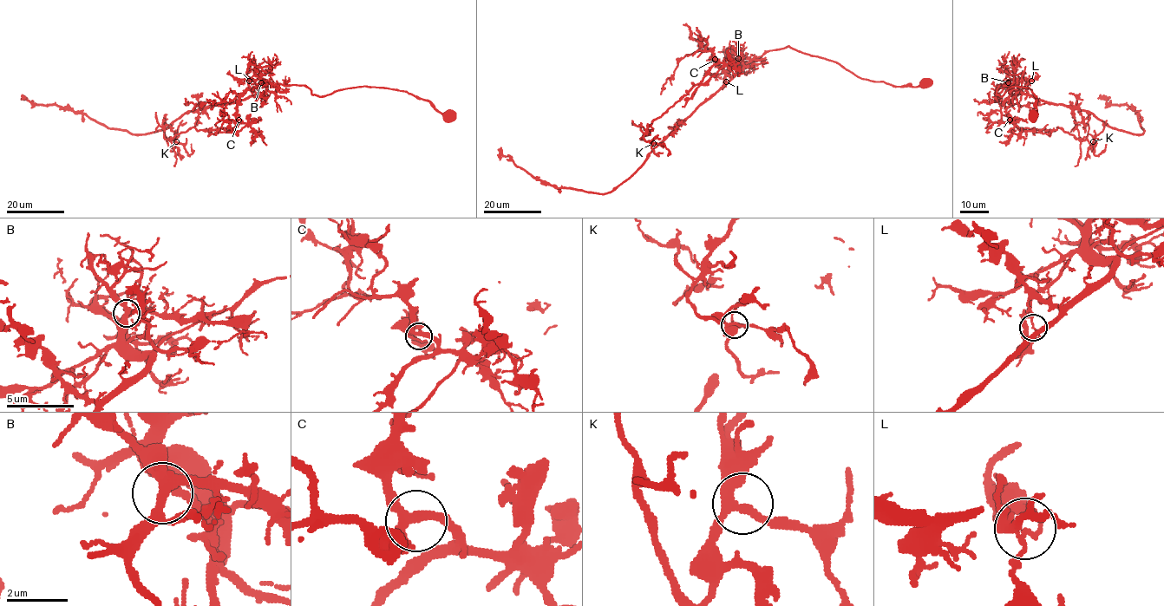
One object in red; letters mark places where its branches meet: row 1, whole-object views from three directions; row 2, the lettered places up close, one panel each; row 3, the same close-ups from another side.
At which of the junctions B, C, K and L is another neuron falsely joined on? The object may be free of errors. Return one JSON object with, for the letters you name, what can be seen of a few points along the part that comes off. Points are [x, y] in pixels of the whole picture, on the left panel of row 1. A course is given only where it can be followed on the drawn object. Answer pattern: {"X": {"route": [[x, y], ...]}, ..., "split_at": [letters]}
{"L": {"route": [[249, 80], [232, 129], [191, 127], [166, 143], [188, 155], [191, 144]]}, "split_at": ["L"]}

